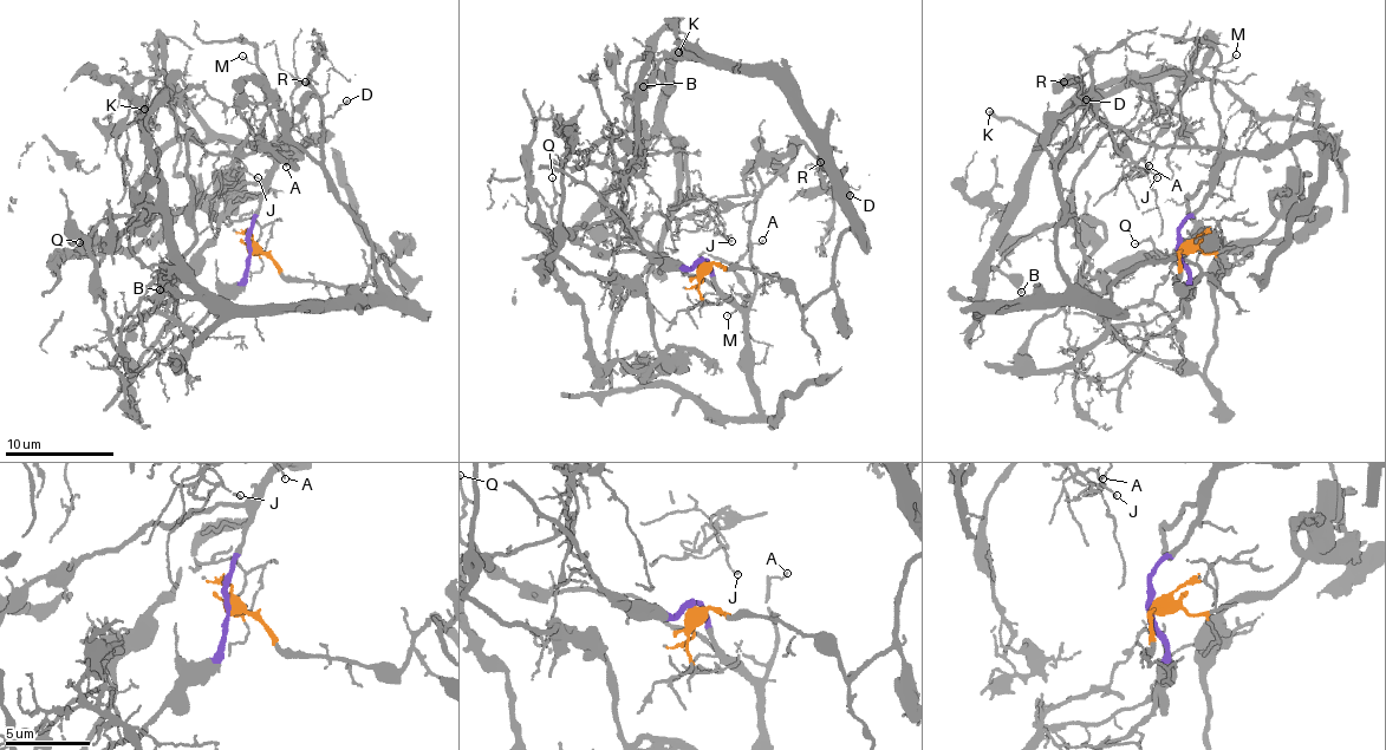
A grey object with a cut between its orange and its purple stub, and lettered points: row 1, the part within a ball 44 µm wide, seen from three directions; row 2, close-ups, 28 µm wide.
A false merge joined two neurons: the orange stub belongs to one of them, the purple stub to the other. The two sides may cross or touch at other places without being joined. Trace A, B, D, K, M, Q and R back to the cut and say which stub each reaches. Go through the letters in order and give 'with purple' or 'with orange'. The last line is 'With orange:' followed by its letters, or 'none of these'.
A: with purple
B: with orange
D: with orange
K: with orange
M: with purple
Q: with purple
R: with orange
With orange: B, D, K, R

